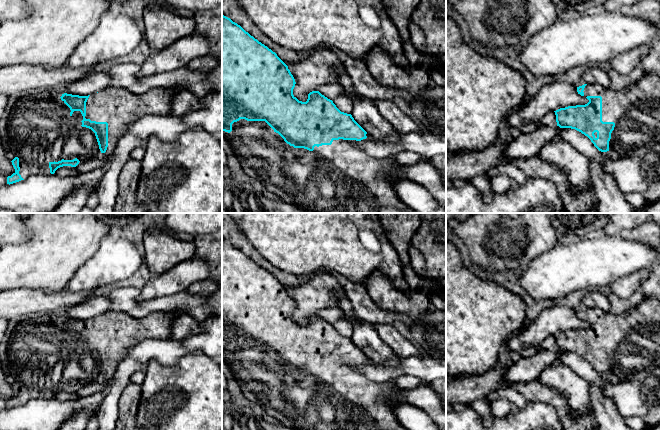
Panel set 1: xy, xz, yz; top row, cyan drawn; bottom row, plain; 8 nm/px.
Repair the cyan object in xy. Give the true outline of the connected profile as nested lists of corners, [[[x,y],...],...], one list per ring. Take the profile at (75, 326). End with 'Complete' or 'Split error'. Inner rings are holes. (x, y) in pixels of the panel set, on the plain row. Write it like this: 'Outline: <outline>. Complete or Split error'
Outline: [[[108,310],[88,320],[64,317],[60,322],[70,332],[70,340],[74,335],[81,336],[81,350],[95,357],[101,377],[108,380],[130,346],[146,339],[170,339],[171,323],[178,315],[158,312],[135,319]]]. Split error

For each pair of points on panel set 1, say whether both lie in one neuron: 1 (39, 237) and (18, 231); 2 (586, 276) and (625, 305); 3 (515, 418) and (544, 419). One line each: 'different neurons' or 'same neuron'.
1: different neurons
2: different neurons
3: same neuron

